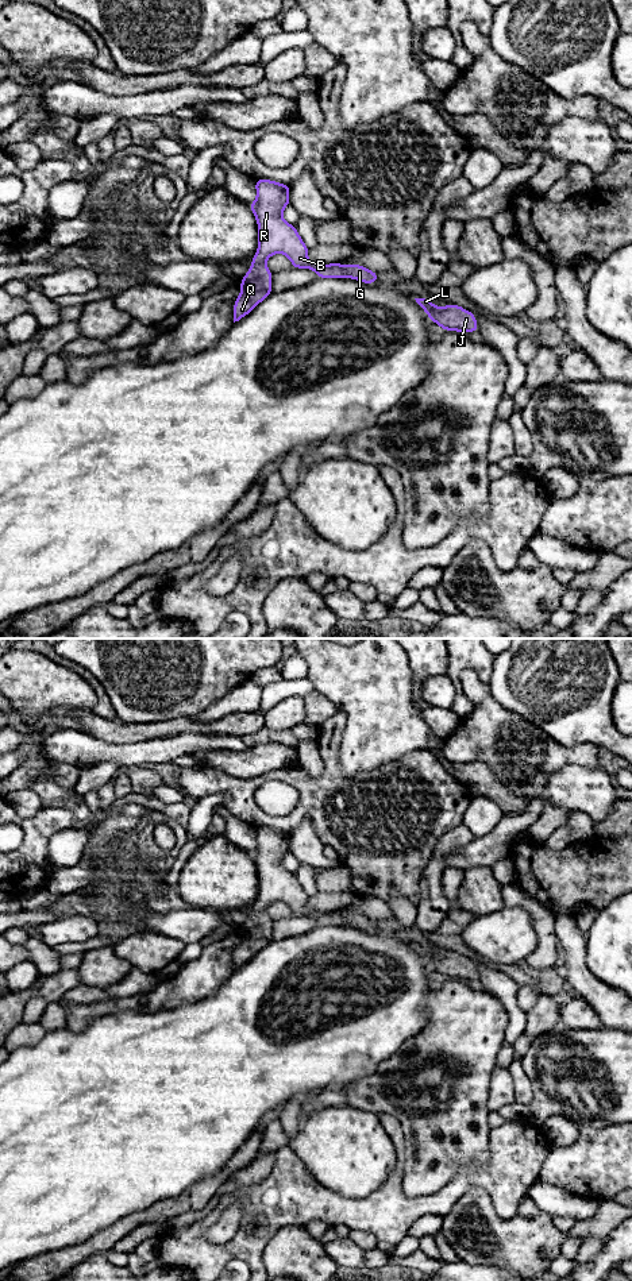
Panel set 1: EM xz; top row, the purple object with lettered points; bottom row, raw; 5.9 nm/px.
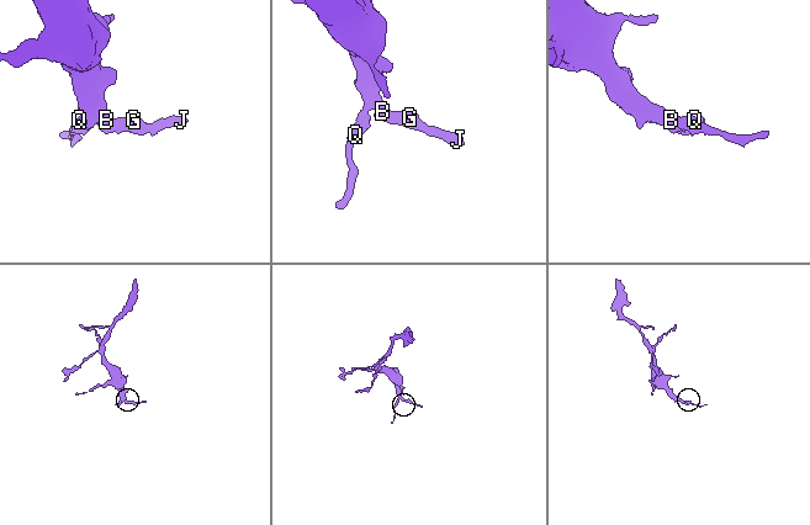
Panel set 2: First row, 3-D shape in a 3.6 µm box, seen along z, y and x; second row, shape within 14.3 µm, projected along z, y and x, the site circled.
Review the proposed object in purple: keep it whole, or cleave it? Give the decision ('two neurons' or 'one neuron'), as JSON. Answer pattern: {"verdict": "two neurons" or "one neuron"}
{"verdict": "one neuron"}

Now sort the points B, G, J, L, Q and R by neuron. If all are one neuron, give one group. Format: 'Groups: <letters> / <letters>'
Groups: B G J L Q R

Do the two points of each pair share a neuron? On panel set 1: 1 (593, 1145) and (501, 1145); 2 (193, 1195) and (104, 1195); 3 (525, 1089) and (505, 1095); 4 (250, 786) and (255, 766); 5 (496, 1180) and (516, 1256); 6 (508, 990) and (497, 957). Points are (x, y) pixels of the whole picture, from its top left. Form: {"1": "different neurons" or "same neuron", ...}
{"1": "different neurons", "2": "different neurons", "3": "different neurons", "4": "different neurons", "5": "different neurons", "6": "different neurons"}

